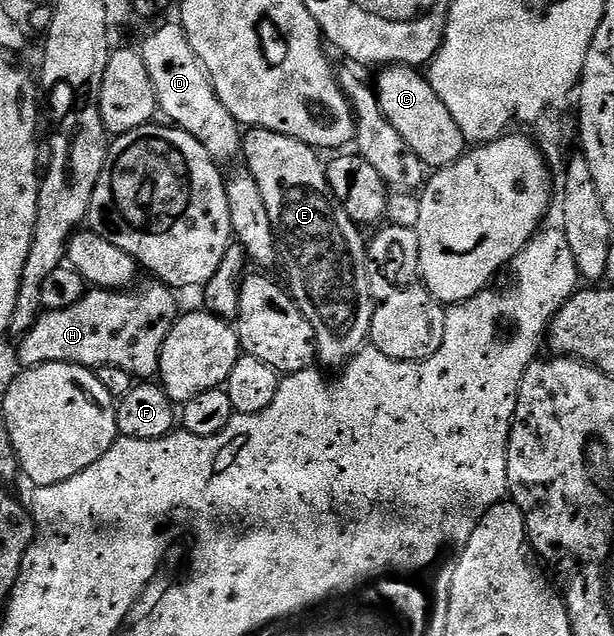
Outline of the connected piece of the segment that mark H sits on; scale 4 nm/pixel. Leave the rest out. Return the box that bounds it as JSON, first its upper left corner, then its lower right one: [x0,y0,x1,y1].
[17,280,177,380]

